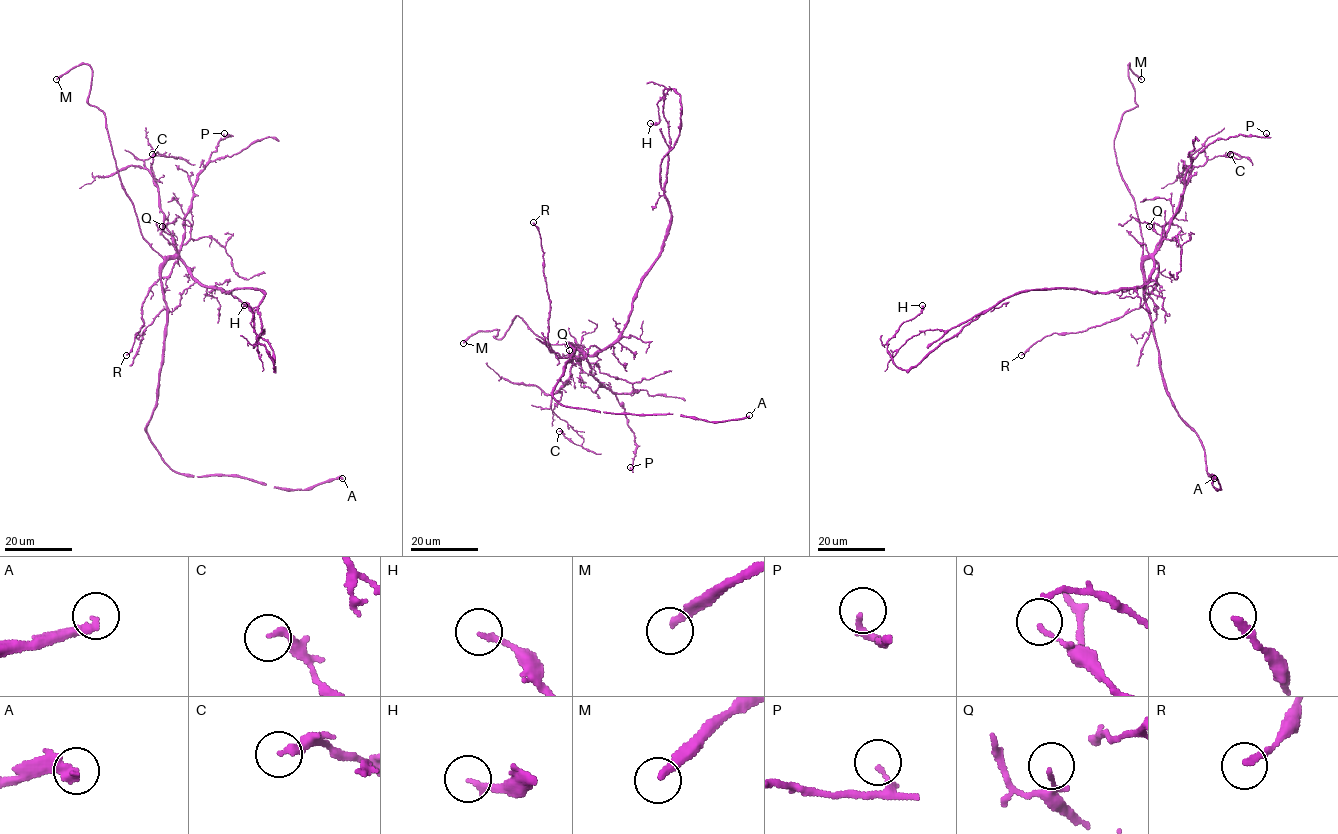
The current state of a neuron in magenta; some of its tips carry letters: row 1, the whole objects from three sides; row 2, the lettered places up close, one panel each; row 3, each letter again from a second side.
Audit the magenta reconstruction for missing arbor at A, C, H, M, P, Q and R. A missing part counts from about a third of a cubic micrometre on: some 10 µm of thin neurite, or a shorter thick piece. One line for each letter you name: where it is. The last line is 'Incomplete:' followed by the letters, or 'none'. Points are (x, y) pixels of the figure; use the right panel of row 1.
A: place (1214, 478)
M: place (1141, 79)
Incomplete: A, M

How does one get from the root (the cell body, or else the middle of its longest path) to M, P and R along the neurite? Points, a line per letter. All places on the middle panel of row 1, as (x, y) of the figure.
M: (584, 352), (569, 344), (550, 344), (517, 315), (501, 338), (495, 337), (498, 329), (478, 330), (463, 343)
P: (584, 352), (591, 367), (591, 373), (623, 405), (636, 446), (630, 467)
R: (584, 352), (581, 360), (559, 357), (549, 344), (549, 298), (543, 275), (541, 238), (533, 222)

